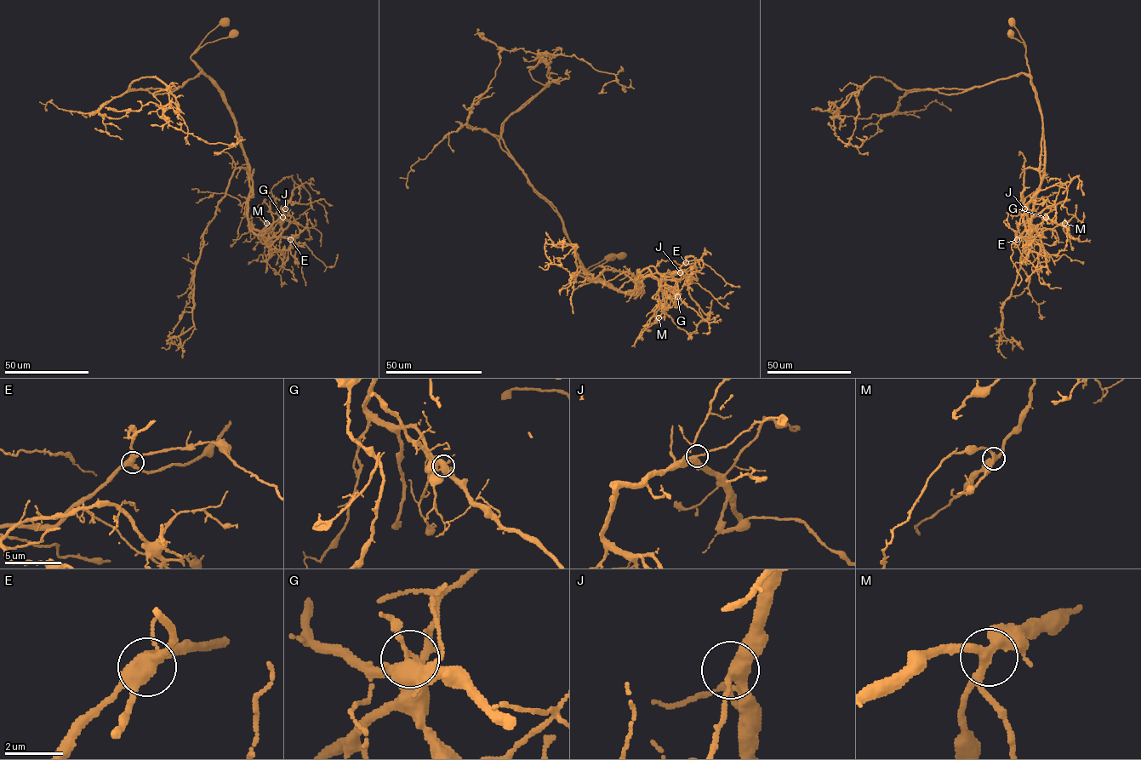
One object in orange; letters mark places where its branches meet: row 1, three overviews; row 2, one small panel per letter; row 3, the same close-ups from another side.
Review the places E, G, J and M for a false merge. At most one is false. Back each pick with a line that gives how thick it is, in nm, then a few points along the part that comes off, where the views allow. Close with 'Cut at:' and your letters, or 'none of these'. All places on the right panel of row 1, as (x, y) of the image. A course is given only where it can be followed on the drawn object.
G: Thickness 440 nm. Course of the part to remove: (1046, 217), (1033, 216), (1028, 231), (1045, 141), (1023, 73), (949, 94), (872, 77), (841, 107), (812, 109)
Cut at: G

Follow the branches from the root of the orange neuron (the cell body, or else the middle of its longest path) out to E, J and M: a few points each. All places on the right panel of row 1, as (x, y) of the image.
E: (1011, 22), (1024, 43), (1026, 64), (1041, 113), (1045, 150), (1044, 174), (1033, 204), (1026, 238), (1017, 239)
J: (1011, 22), (1024, 43), (1026, 64), (1042, 120), (1044, 174), (1030, 214), (1028, 231), (1031, 231), (1024, 208)
M: (1011, 22), (1024, 43), (1026, 64), (1042, 120), (1044, 174), (1033, 204), (1028, 231), (1053, 228), (1064, 223)

